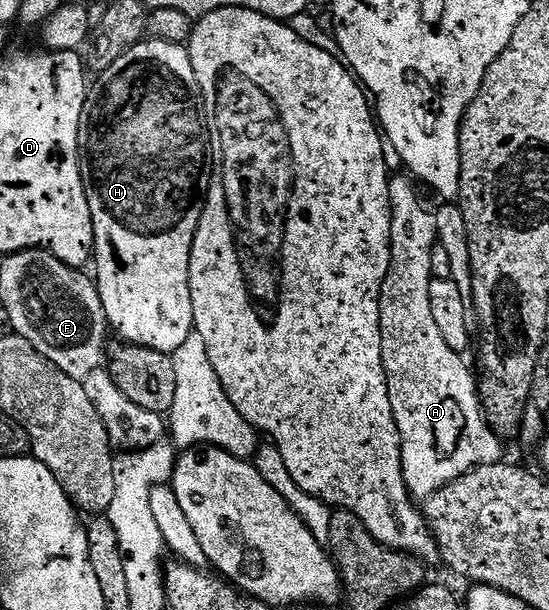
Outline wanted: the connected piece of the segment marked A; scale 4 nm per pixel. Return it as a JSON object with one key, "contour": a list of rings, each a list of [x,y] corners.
{"contour":[[[407,174],[395,175],[386,183],[386,196],[392,206],[392,260],[388,263],[388,272],[385,275],[383,272],[378,283],[378,349],[382,353],[382,365],[388,382],[390,409],[400,434],[404,480],[413,500],[423,501],[467,471],[501,462],[505,458],[505,444],[484,420],[478,379],[473,368],[471,371],[464,364],[465,356],[461,352],[446,345],[430,310],[430,285],[434,278],[432,251],[438,246],[435,214],[424,208],[416,192],[417,184]]]}

